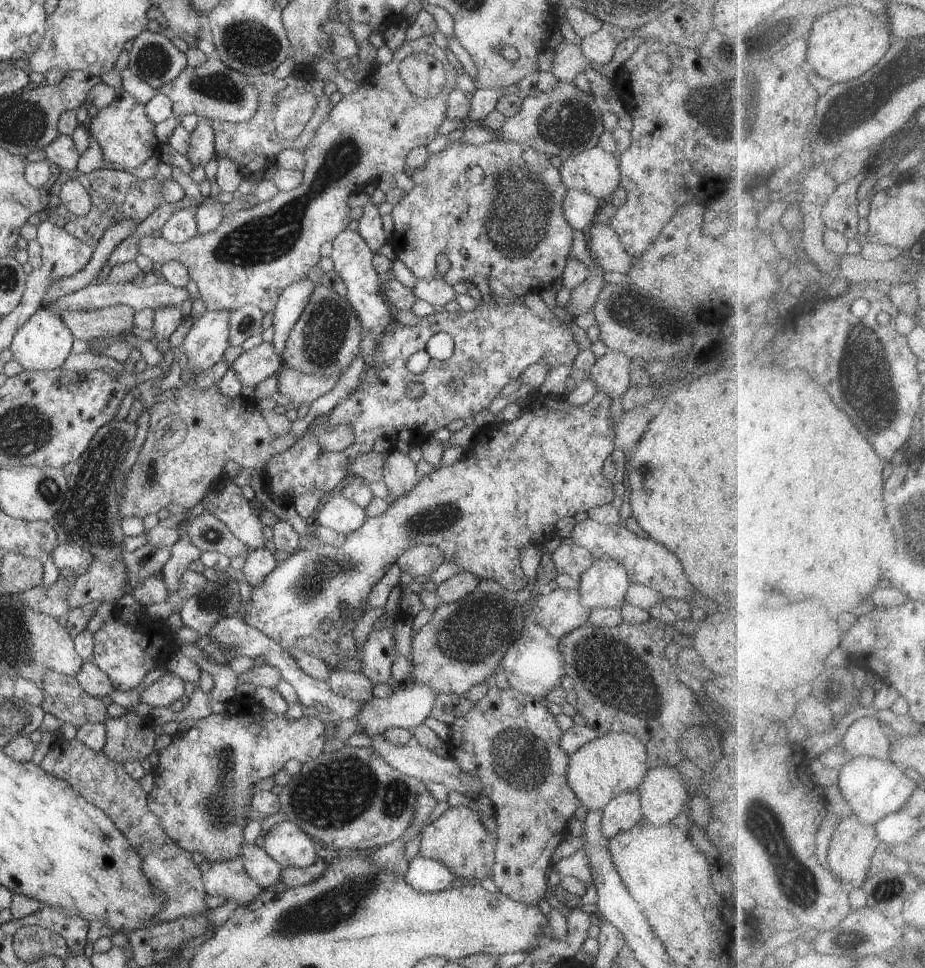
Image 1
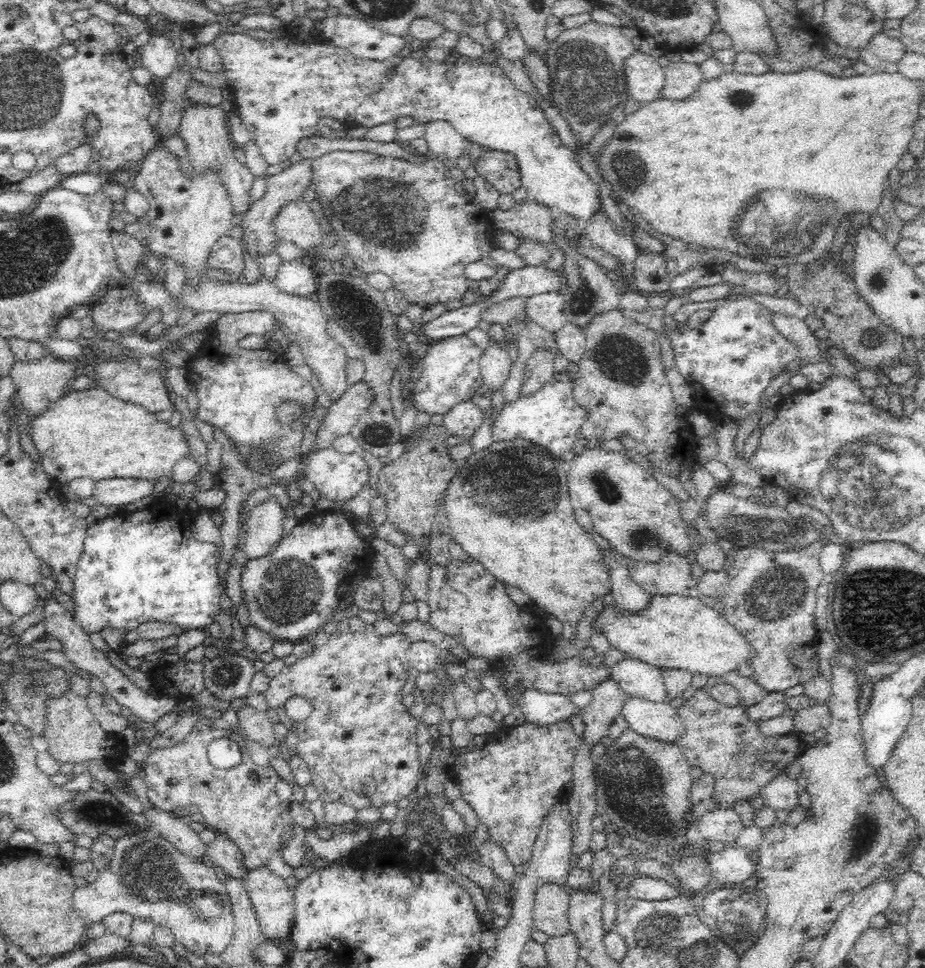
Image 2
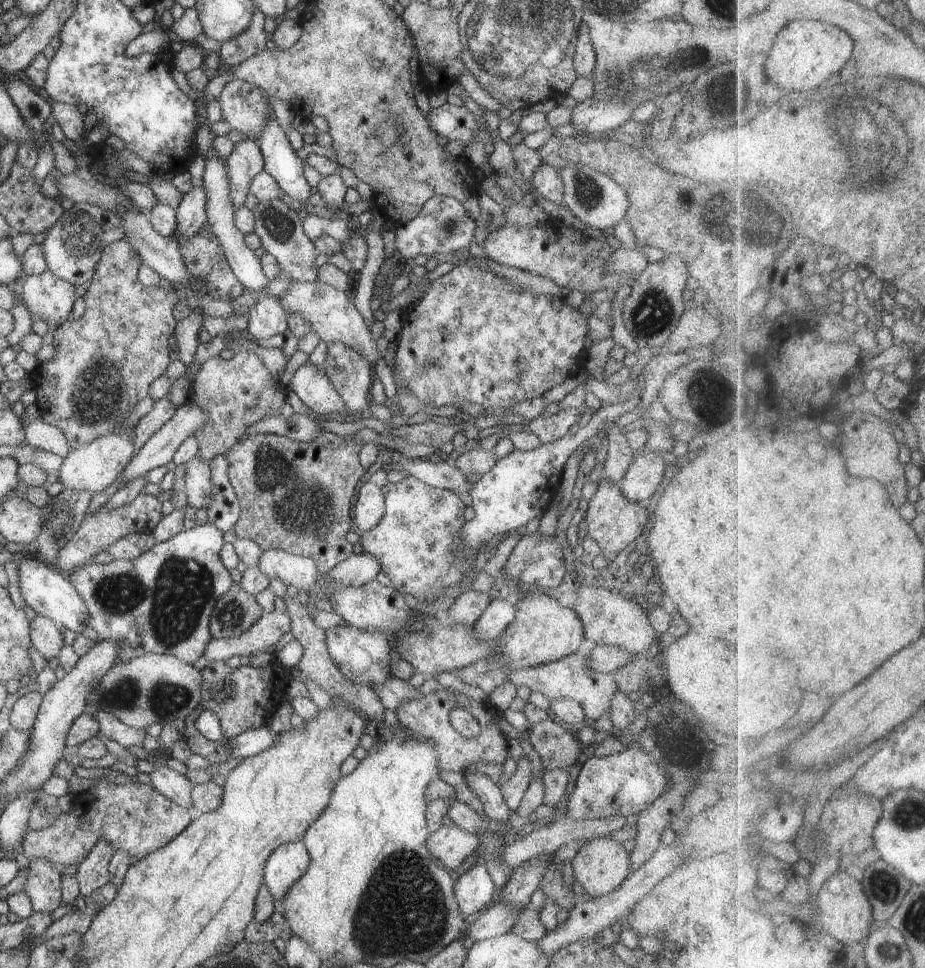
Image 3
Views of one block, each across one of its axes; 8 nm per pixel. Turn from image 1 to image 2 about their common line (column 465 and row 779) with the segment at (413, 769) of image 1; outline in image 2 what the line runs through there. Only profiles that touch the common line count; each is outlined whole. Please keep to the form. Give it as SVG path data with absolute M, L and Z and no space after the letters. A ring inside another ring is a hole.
M784 773L778 774L762 788L761 797L766 807L774 810L783 809L789 813L799 806L800 791L797 780Z

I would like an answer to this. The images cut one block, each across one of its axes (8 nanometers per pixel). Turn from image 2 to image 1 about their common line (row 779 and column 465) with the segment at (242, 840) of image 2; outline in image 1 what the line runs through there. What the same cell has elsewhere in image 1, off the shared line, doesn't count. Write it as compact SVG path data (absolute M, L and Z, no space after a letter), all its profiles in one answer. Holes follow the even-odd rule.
M496 139L484 145L468 145L457 141L449 143L448 147L441 152L430 154L430 158L426 160L424 166L414 170L414 174L412 174L411 179L415 183L414 188L394 206L391 213L395 226L390 244L393 246L396 257L416 276L416 279L432 279L434 276L439 275L435 267L436 257L440 254L446 254L448 260L452 263L452 267L444 274L443 280L452 287L460 282L470 282L476 276L484 276L488 280L496 277L507 287L511 287L512 283L520 283L530 292L540 292L543 288L538 288L538 286L554 285L554 281L560 278L562 272L569 266L568 254L573 245L574 232L563 214L563 201L568 189L561 182L559 170L552 166L549 159L546 154L532 149L526 144L512 143L502 139ZM471 166L479 166L484 172L484 180L480 184L472 184L466 178L466 171Z

